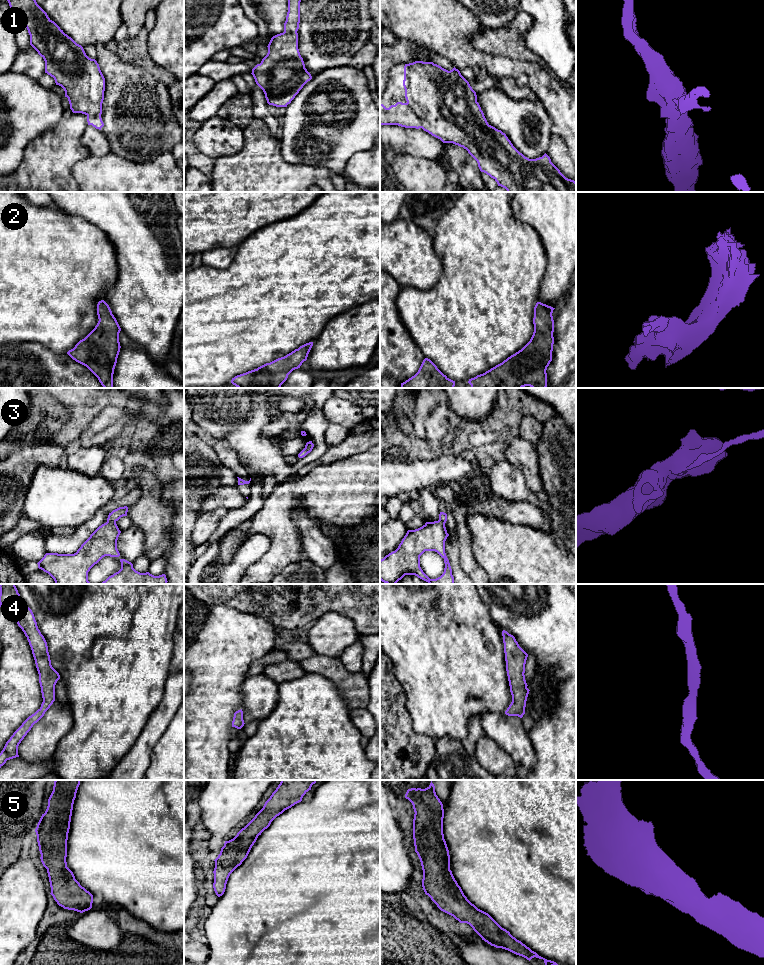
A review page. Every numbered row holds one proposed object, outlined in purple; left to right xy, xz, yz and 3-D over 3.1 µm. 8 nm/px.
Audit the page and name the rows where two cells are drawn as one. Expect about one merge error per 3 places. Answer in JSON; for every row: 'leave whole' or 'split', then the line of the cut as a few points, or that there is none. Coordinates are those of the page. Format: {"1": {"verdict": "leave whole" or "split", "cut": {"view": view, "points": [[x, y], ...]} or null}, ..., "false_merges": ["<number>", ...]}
{"1": {"verdict": "leave whole", "cut": null}, "2": {"verdict": "leave whole", "cut": null}, "3": {"verdict": "split", "cut": {"view": "xy", "points": [[107, 521], [115, 522]]}}, "4": {"verdict": "leave whole", "cut": null}, "5": {"verdict": "leave whole", "cut": null}, "false_merges": ["3"]}

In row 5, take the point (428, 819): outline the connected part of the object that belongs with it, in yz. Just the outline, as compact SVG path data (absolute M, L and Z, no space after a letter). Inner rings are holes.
M432 781L425 789L408 789L405 798L412 803L415 812L413 819L413 839L415 852L420 859L423 870L422 887L425 894L431 898L441 911L453 916L460 923L469 924L482 940L491 946L508 950L529 961L536 957L543 959L545 965L558 965L554 961L539 956L521 941L517 940L509 931L502 928L488 913L478 909L464 895L450 870L450 855L443 834L443 804L436 795L435 786Z

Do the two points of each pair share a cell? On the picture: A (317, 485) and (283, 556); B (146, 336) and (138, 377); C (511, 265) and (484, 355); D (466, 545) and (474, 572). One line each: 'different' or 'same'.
A: same
B: different
C: same
D: same

